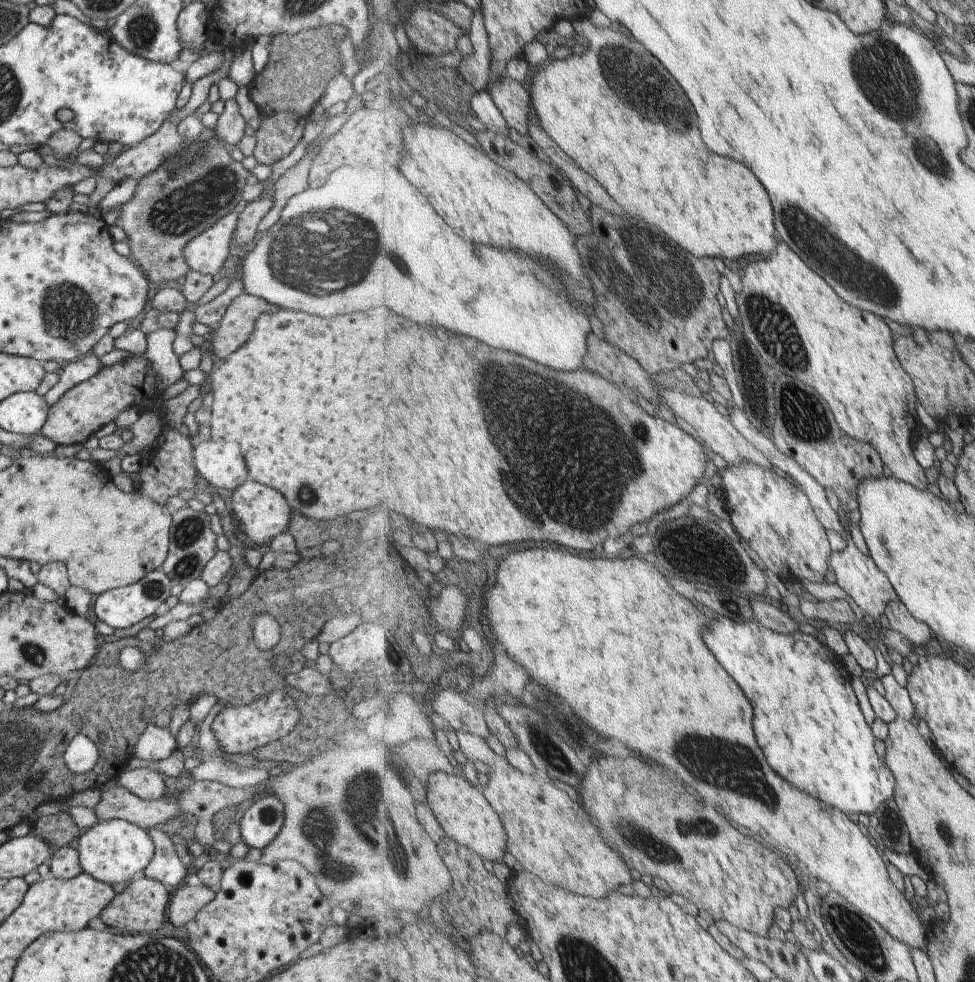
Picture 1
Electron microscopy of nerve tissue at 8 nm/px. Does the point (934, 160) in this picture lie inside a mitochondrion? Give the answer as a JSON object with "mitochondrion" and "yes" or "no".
{"mitochondrion":"yes"}

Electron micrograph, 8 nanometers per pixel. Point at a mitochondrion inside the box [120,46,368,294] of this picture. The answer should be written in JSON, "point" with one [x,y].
{"point":[194,193]}

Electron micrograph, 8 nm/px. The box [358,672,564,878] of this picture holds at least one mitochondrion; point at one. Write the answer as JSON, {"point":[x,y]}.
{"point":[398,855]}

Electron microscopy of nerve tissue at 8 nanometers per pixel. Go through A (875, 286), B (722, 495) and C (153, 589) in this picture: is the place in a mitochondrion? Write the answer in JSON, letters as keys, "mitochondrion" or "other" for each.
{"A":"mitochondrion","B":"other","C":"mitochondrion"}

